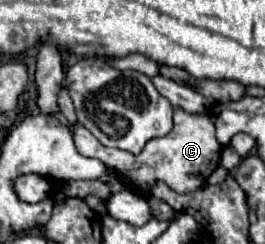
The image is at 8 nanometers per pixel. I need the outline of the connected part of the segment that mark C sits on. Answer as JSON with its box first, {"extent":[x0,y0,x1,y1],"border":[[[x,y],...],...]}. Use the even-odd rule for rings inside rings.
{"extent":[73,108,223,220],"border":[[[175,108],[173,130],[163,138],[149,140],[139,154],[131,154],[131,152],[125,152],[125,150],[119,150],[119,148],[103,146],[81,124],[77,124],[73,128],[73,138],[75,138],[75,148],[83,156],[97,158],[111,170],[115,170],[115,164],[119,164],[119,174],[127,182],[129,190],[133,190],[135,194],[143,196],[149,202],[151,216],[157,218],[157,220],[171,220],[175,216],[175,210],[169,204],[165,204],[163,200],[151,196],[155,182],[163,182],[179,194],[193,192],[197,188],[201,188],[207,182],[207,178],[213,174],[213,170],[219,166],[219,158],[221,158],[221,150],[223,150],[223,146],[215,138],[215,126],[209,120],[209,116],[205,116],[205,114],[203,116],[191,116],[191,114],[183,112],[181,108]]]}

